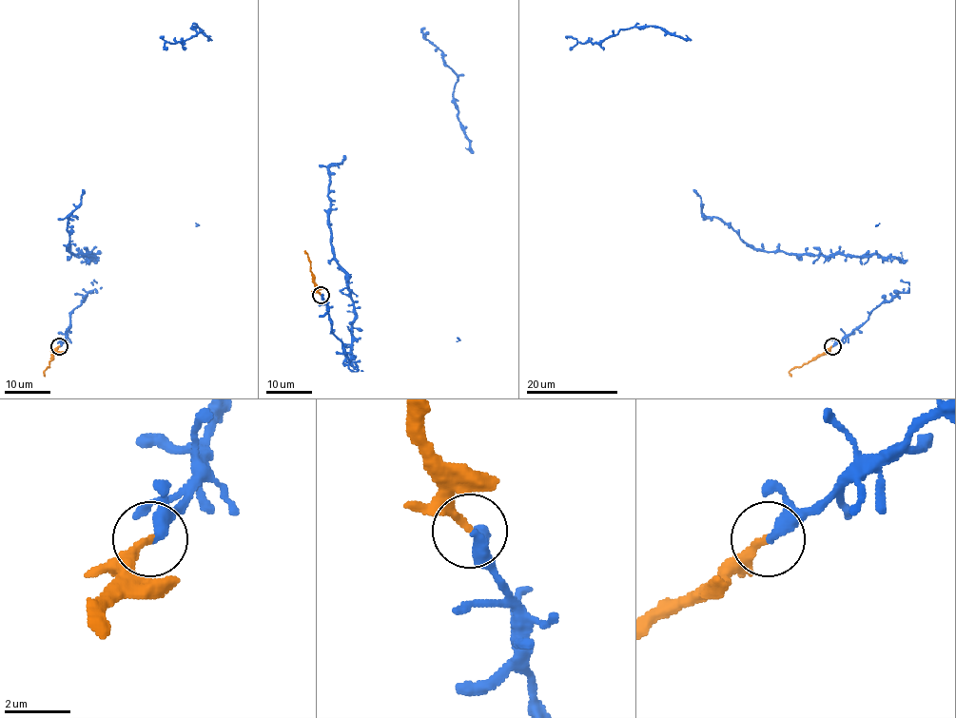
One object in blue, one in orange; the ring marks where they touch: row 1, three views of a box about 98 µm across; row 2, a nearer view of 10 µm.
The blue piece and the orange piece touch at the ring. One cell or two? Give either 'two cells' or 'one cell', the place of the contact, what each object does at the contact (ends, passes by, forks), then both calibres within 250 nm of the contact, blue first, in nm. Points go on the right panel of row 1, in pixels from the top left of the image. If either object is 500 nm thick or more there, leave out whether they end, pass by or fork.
one cell; at (832, 346); blue ends there; orange ends there; 360 nm thick on the blue side, 240 nm on the other

